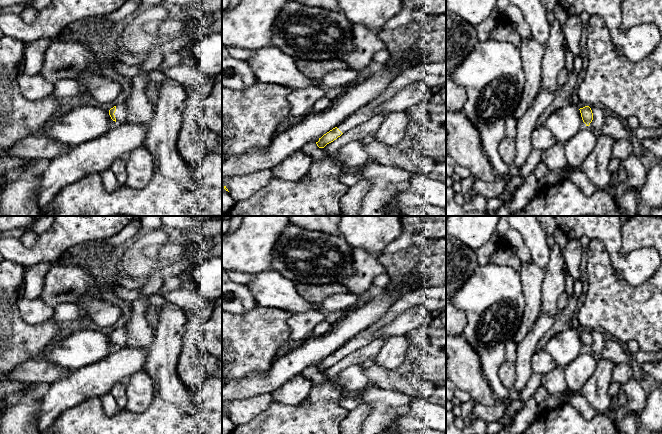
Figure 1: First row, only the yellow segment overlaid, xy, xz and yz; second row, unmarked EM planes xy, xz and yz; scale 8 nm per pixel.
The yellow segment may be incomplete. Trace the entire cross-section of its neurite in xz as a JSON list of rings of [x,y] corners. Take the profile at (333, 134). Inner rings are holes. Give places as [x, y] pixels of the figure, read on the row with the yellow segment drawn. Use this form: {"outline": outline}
{"outline": [[[446,60],[438,63],[423,62],[415,67],[409,68],[399,74],[389,85],[389,87],[367,106],[357,110],[350,115],[343,123],[324,134],[316,142],[319,148],[324,148],[333,142],[343,133],[366,122],[374,115],[375,108],[386,99],[393,96],[404,86],[416,81],[424,81],[433,89],[438,89],[446,84]]]}

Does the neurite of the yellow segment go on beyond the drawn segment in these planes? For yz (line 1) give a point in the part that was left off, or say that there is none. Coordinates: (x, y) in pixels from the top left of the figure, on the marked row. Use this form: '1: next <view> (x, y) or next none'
1: next none

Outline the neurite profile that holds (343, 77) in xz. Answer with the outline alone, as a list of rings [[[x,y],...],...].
[[[351,68],[333,70],[326,73],[322,79],[322,86],[325,89],[332,89],[336,87],[349,87],[361,80],[362,72],[353,70]]]

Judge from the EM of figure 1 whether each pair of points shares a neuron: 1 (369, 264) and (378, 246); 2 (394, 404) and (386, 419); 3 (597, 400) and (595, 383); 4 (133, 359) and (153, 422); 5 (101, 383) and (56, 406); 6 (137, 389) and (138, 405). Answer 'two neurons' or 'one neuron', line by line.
1: two neurons
2: one neuron
3: one neuron
4: two neurons
5: one neuron
6: one neuron

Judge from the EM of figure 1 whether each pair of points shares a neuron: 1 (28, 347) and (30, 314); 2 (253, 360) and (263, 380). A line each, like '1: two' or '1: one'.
1: two
2: two

